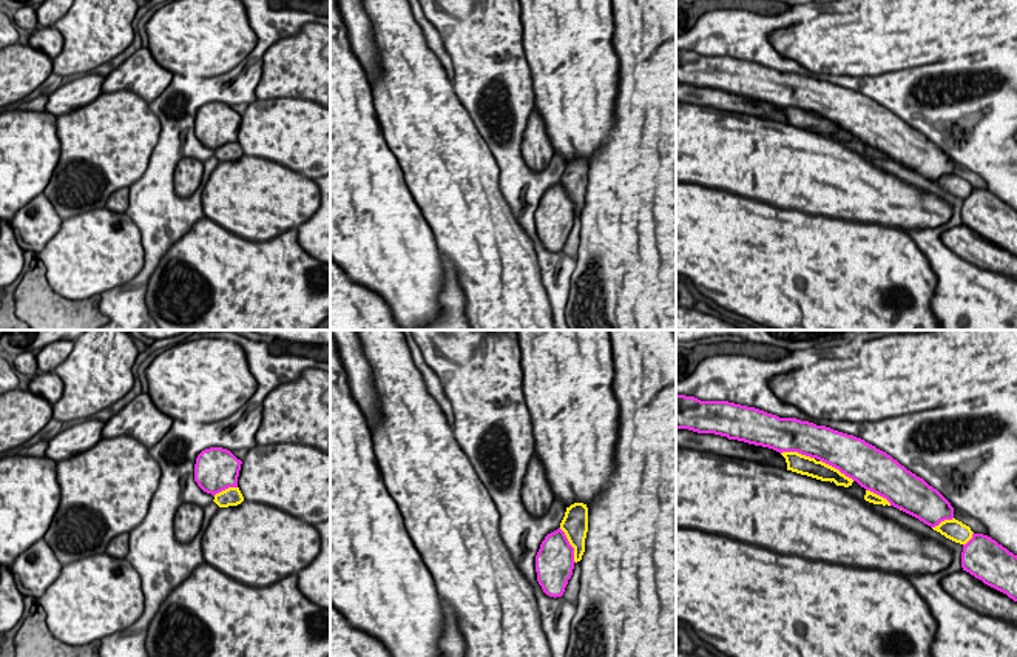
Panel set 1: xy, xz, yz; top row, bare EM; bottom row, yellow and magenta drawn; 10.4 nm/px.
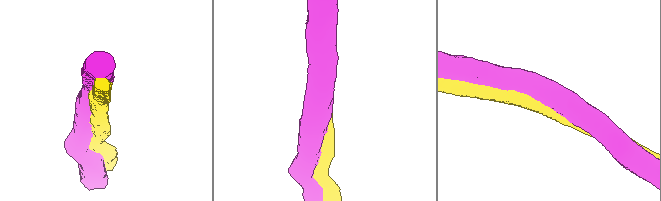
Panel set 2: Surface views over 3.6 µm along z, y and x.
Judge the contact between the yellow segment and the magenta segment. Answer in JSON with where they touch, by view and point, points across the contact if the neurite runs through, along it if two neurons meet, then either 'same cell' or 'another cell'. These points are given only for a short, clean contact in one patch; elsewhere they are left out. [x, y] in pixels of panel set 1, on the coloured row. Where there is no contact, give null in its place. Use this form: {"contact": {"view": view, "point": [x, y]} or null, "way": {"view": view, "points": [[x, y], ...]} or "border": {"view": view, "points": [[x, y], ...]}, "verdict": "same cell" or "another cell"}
{"contact": {"view": "xz", "point": [570, 543]}, "verdict": "another cell"}

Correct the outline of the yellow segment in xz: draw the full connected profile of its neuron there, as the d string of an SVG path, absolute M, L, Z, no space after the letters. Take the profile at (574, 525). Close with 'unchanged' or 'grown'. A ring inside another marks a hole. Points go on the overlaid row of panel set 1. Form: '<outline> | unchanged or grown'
M574 503L566 507L560 523L569 544L574 548L574 561L580 561L585 552L585 538L588 532L588 507L583 503Z | unchanged

